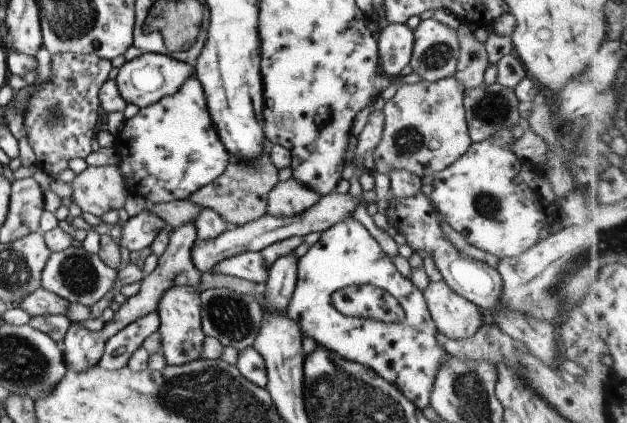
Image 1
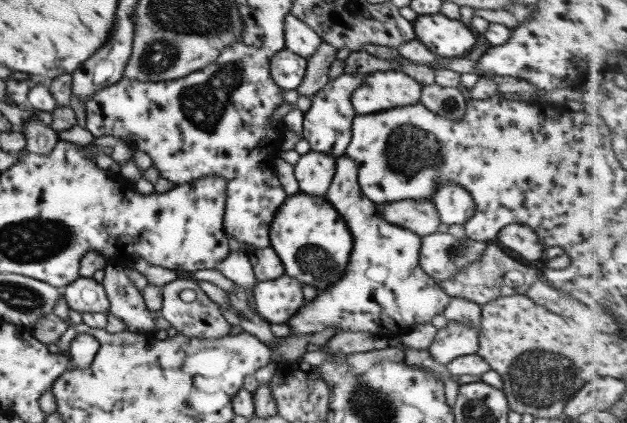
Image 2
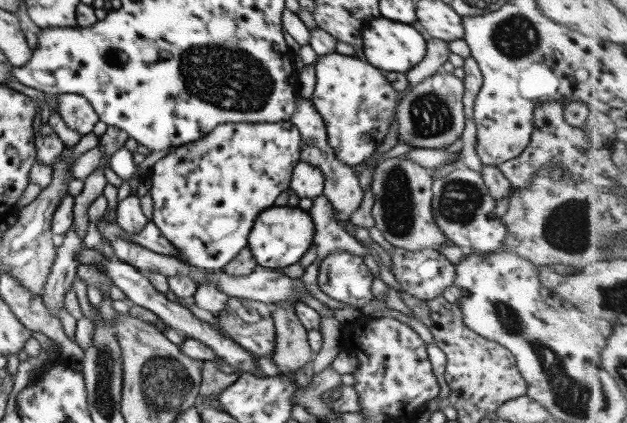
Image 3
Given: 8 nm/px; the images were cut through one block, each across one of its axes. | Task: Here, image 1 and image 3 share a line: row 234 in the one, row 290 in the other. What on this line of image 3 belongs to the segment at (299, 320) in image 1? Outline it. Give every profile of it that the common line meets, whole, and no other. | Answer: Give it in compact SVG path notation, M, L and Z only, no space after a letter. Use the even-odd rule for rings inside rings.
M337 250L320 261L318 270L318 286L324 295L359 309L374 298L370 291L374 275L363 257Z

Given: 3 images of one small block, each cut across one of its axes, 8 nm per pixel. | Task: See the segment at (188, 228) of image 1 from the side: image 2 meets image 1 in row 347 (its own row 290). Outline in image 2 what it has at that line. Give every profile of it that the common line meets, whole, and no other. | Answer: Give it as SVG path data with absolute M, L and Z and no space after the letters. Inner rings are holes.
M78 277L70 285L62 289L62 297L68 308L79 313L108 313L110 301L105 289L93 278Z

